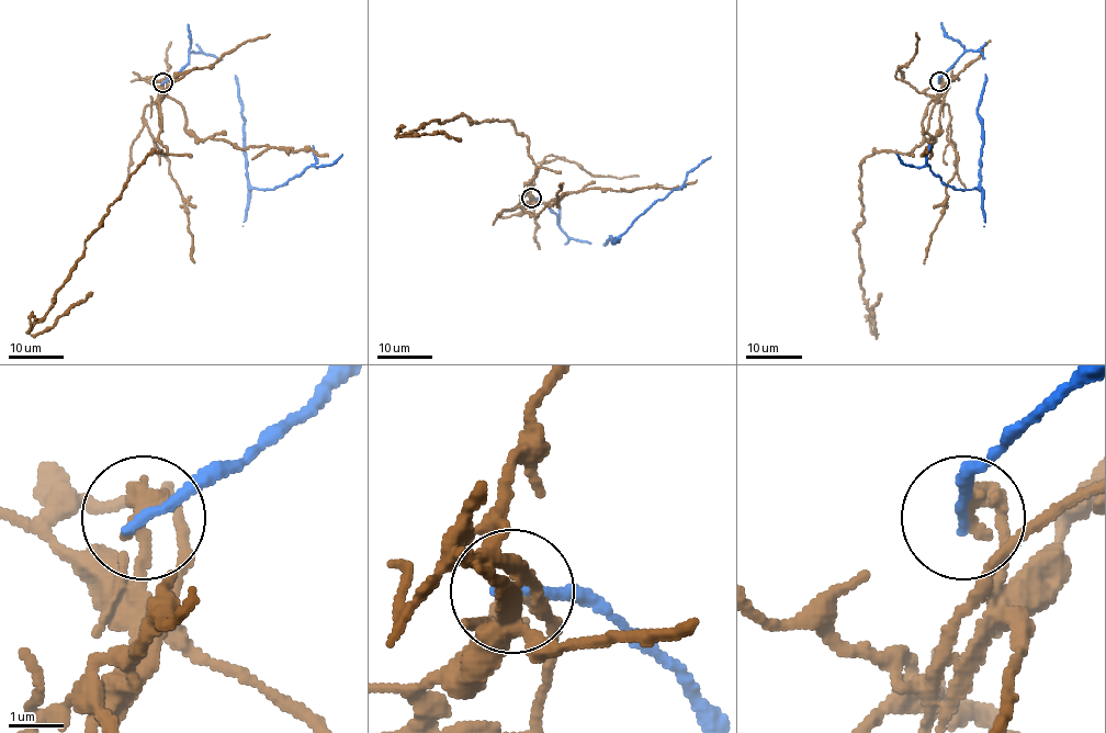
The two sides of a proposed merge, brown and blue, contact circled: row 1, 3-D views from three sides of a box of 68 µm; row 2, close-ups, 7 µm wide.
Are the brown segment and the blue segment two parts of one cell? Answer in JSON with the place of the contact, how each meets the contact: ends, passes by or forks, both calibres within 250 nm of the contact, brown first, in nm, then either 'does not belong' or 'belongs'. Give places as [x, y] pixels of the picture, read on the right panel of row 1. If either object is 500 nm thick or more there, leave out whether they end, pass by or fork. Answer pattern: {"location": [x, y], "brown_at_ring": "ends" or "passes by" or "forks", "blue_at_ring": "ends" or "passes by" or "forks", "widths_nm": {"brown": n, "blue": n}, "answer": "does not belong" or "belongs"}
{"location": [939, 81], "brown_at_ring": "ends", "blue_at_ring": "ends", "widths_nm": {"brown": 300, "blue": 200}, "answer": "does not belong"}

